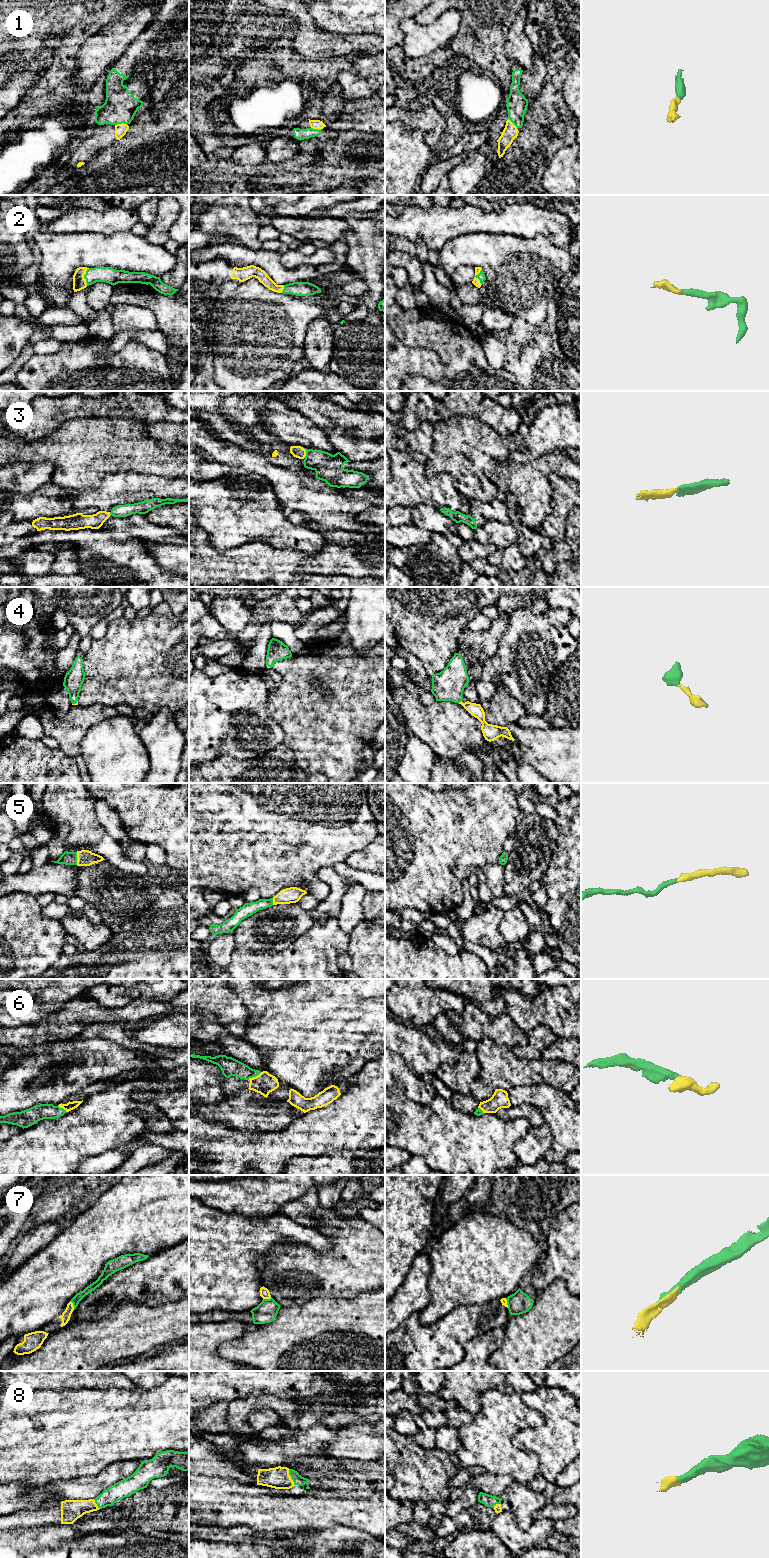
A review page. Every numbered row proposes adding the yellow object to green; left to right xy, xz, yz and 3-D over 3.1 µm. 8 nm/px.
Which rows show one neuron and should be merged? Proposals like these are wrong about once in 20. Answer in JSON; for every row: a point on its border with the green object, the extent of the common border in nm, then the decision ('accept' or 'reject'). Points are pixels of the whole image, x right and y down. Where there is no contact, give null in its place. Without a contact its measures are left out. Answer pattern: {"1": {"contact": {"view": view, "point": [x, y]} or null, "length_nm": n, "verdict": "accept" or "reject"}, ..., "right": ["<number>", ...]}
{"1": {"contact": {"view": "yz", "point": [513, 123]}, "length_nm": 110, "verdict": "accept"}, "2": {"contact": {"view": "xy", "point": [84, 277]}, "length_nm": 150, "verdict": "accept"}, "3": {"contact": {"view": "xz", "point": [306, 454]}, "length_nm": 70, "verdict": "accept"}, "4": {"contact": {"view": "yz", "point": [460, 701]}, "length_nm": 40, "verdict": "accept"}, "5": {"contact": {"view": "xy", "point": [76, 858]}, "length_nm": 100, "verdict": "accept"}, "6": {"contact": {"view": "xz", "point": [254, 1076]}, "length_nm": 130, "verdict": "accept"}, "7": {"contact": {"view": "xy", "point": [73, 1305]}, "length_nm": 80, "verdict": "accept"}, "8": {"contact": {"view": "xz", "point": [291, 1478]}, "length_nm": 150, "verdict": "accept"}, "right": ["1", "2", "3", "4", "5", "6", "7", "8"]}

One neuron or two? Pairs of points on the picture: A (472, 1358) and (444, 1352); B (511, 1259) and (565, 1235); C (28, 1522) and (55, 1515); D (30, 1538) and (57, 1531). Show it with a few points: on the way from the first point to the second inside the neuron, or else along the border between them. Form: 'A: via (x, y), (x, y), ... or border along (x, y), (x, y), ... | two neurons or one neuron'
A: border along (477, 1336), (465, 1343), (464, 1357), (461, 1360) | two neurons
B: border along (544, 1247), (542, 1258), (534, 1269) | two neurons
C: via (35, 1517), (48, 1516) | one neuron
D: via (37, 1538), (50, 1538) | one neuron

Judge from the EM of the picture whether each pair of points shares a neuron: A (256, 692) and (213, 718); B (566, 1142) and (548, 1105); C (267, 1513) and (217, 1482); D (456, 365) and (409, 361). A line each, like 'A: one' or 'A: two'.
A: one
B: one
C: one
D: two

